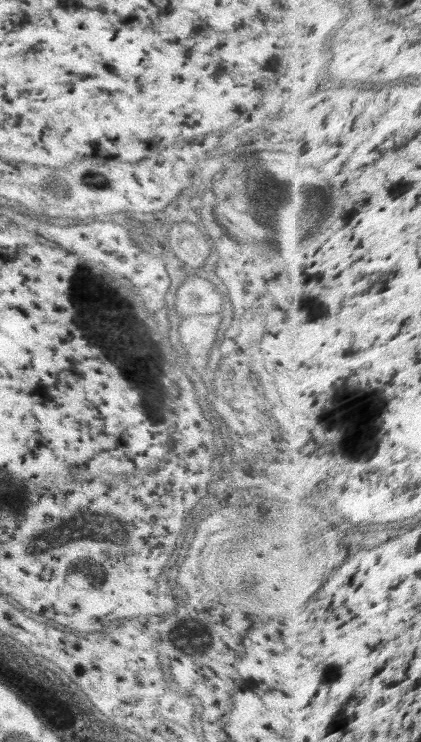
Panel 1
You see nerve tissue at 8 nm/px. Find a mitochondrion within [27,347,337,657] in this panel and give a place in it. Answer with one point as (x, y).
(71, 508)

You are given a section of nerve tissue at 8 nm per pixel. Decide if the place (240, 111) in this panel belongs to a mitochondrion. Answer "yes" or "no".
no

